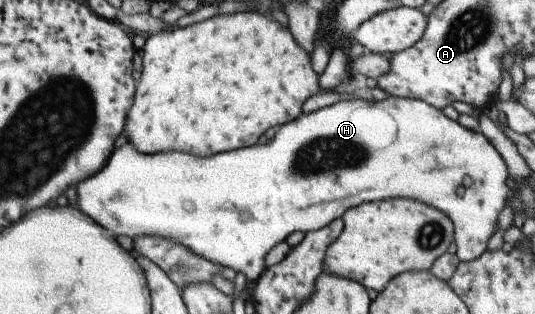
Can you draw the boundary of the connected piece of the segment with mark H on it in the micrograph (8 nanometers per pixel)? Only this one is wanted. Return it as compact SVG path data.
M388 96L386 99L379 101L363 100L353 98L353 100L339 100L330 106L319 108L310 114L301 113L295 120L281 124L279 130L273 139L268 143L257 146L249 146L249 148L241 148L241 150L233 150L233 152L225 152L225 154L213 154L209 158L195 158L191 154L179 154L179 152L171 152L171 154L137 154L129 142L114 149L107 162L103 165L97 174L93 174L87 180L81 180L75 186L75 202L77 208L86 214L91 220L94 220L101 228L108 230L113 236L154 236L155 238L171 238L173 242L177 240L177 244L181 244L183 248L187 248L189 252L193 252L193 256L199 256L211 264L217 264L222 268L231 268L234 272L240 272L245 276L245 280L255 282L265 268L263 266L263 256L267 254L275 244L284 241L291 232L301 231L303 233L317 230L327 226L329 222L339 219L340 216L348 208L357 206L361 203L381 201L390 198L409 198L425 202L429 206L435 206L437 210L447 215L451 219L454 232L454 243L456 246L455 256L459 263L471 262L475 260L482 252L485 252L487 242L495 232L497 226L497 216L503 210L505 201L508 196L508 187L506 186L507 177L509 176L506 164L501 158L501 154L491 146L491 142L481 134L471 129L467 129L460 125L457 120L451 120L446 117L440 109L429 106L427 102L419 99L411 99L405 97Z

